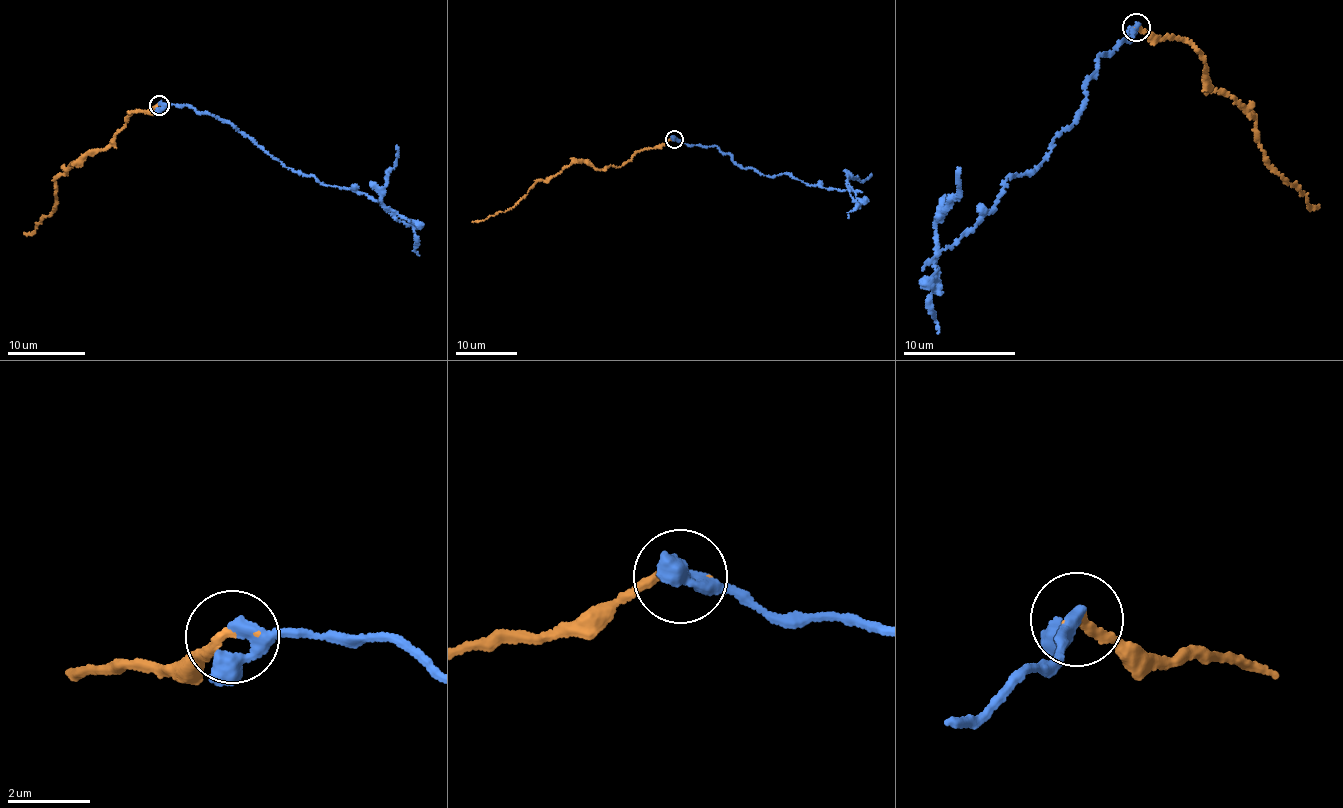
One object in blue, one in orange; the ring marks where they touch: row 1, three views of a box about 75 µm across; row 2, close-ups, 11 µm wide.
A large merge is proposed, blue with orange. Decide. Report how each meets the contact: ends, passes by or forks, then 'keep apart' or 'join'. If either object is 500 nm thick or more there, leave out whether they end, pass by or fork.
blue passes by; orange ends; keep apart

